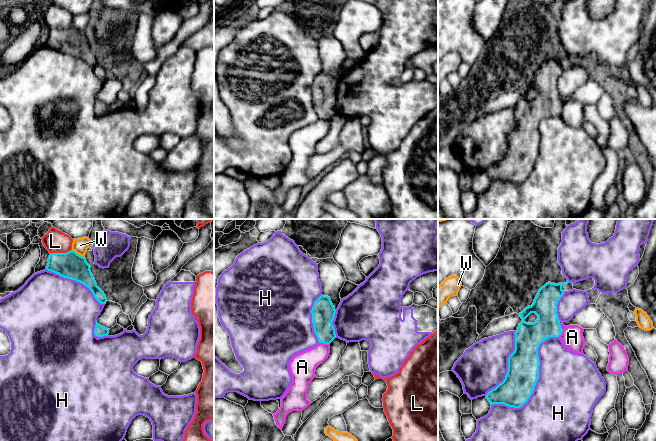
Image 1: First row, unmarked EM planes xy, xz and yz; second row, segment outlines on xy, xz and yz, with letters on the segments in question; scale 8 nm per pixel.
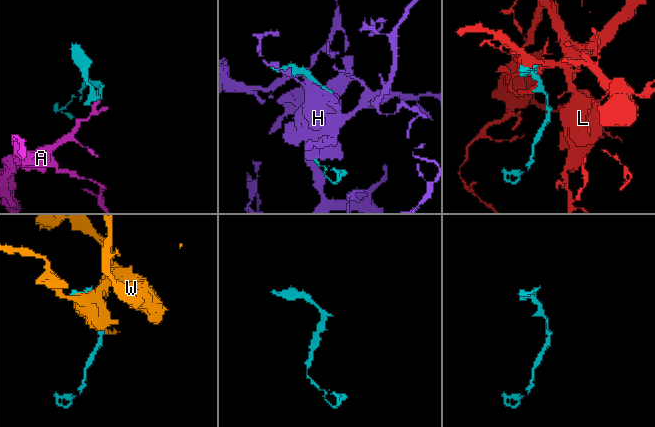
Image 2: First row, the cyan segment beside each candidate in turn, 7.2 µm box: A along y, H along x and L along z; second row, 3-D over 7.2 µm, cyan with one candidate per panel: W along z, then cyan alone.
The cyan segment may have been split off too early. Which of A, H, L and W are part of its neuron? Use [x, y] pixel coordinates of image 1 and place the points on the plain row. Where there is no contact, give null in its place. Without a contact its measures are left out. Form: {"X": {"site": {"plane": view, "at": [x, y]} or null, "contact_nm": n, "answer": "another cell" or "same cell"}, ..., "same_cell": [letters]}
{"A": {"site": {"plane": "xz", "at": [324, 119]}, "contact_nm": 90, "answer": "another cell"}, "H": {"site": {"plane": "yz", "at": [536, 157]}, "contact_nm": 750, "answer": "another cell"}, "L": {"site": {"plane": "xy", "at": [60, 29]}, "contact_nm": 180, "answer": "another cell"}, "W": {"site": {"plane": "xy", "at": [78, 30]}, "contact_nm": 120, "answer": "another cell"}, "same_cell": []}

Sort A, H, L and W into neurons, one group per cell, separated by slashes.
A / H / L / W

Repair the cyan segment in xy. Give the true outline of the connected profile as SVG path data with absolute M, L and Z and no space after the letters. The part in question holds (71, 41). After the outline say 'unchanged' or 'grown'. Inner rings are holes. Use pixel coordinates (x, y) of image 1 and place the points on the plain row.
M73 26L67 29L50 29L46 42L48 47L84 60L92 67L99 79L106 80L106 71L97 62L90 44L91 42L87 39L86 34Z | unchanged

